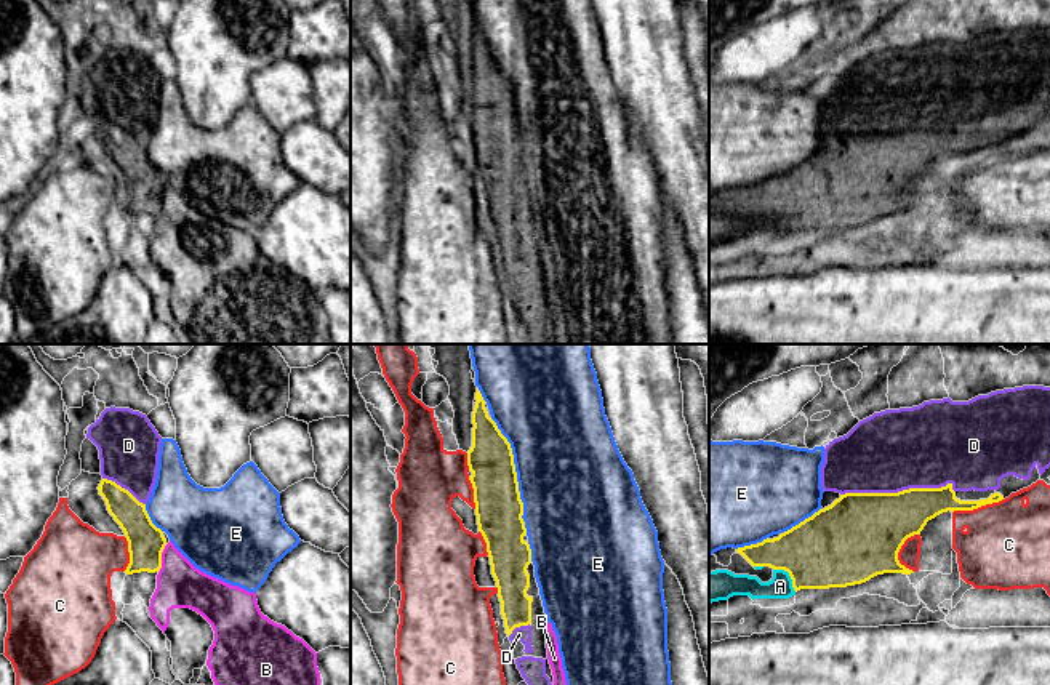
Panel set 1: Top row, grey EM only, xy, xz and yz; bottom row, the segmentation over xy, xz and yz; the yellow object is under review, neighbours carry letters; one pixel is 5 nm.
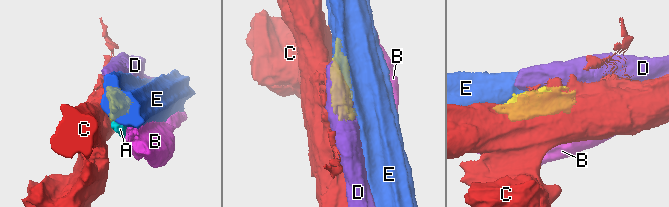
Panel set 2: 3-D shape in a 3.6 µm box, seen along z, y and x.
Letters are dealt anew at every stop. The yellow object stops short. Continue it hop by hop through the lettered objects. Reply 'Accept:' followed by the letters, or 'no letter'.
Accept: D

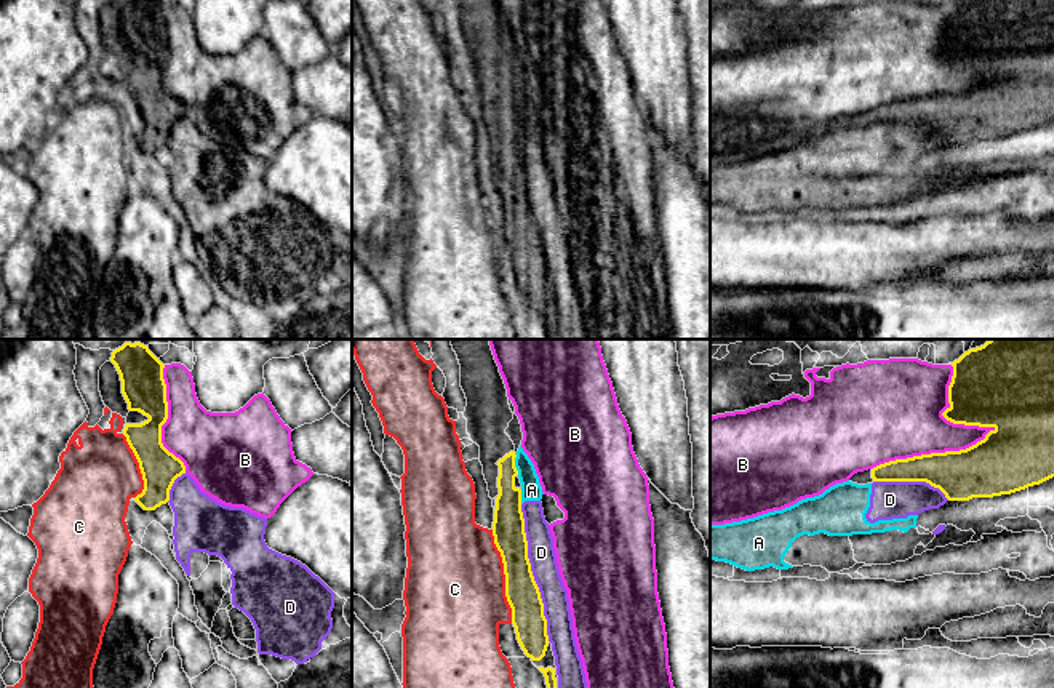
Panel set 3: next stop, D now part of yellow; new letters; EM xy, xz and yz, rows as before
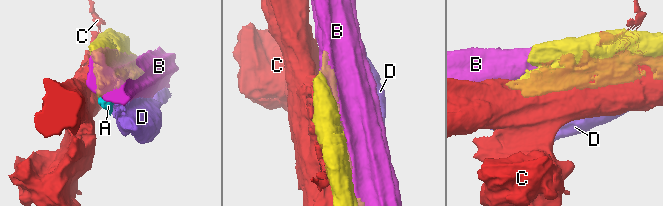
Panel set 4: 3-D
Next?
Accept: no letter

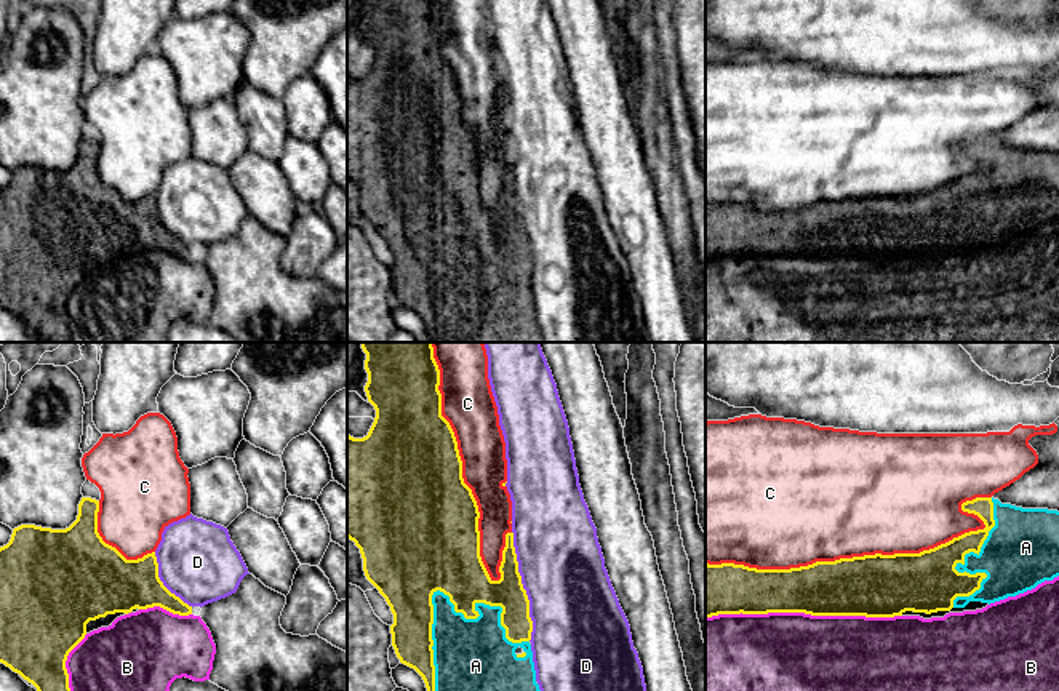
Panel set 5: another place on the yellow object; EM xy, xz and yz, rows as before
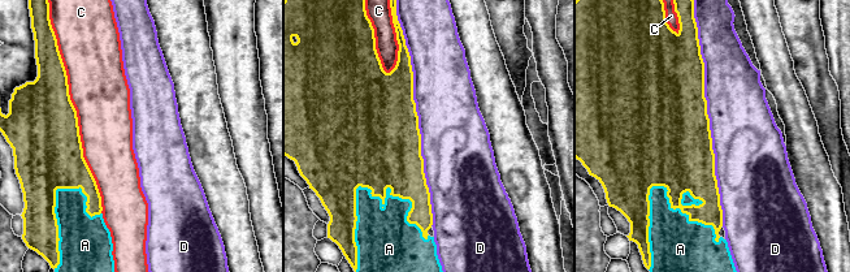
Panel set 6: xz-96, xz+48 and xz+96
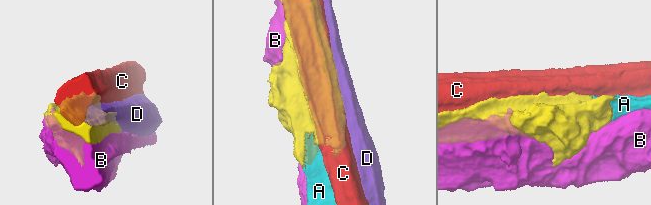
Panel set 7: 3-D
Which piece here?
Accept: A

